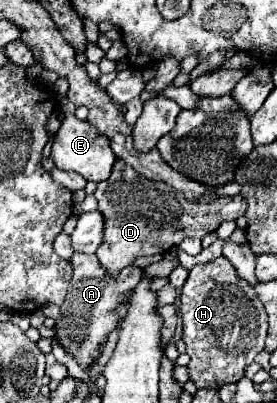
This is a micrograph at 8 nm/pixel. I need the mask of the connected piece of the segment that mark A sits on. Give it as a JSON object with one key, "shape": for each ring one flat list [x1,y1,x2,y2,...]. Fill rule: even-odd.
{"shape":[[75,253,71,257,71,263,73,279,69,283,65,303,61,305,61,317,55,321,55,337,61,347,79,363,79,367,87,371,101,355,109,333,117,327,119,315,115,313,115,309,124,302,125,295,139,283,143,271,135,265,129,265,115,279,109,274,107,278,107,272,99,263,97,255]]}

